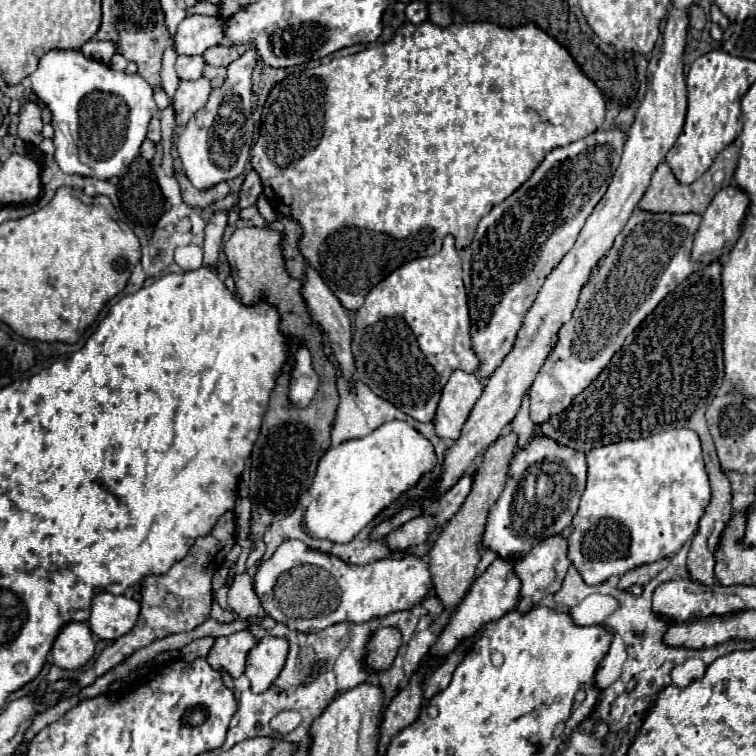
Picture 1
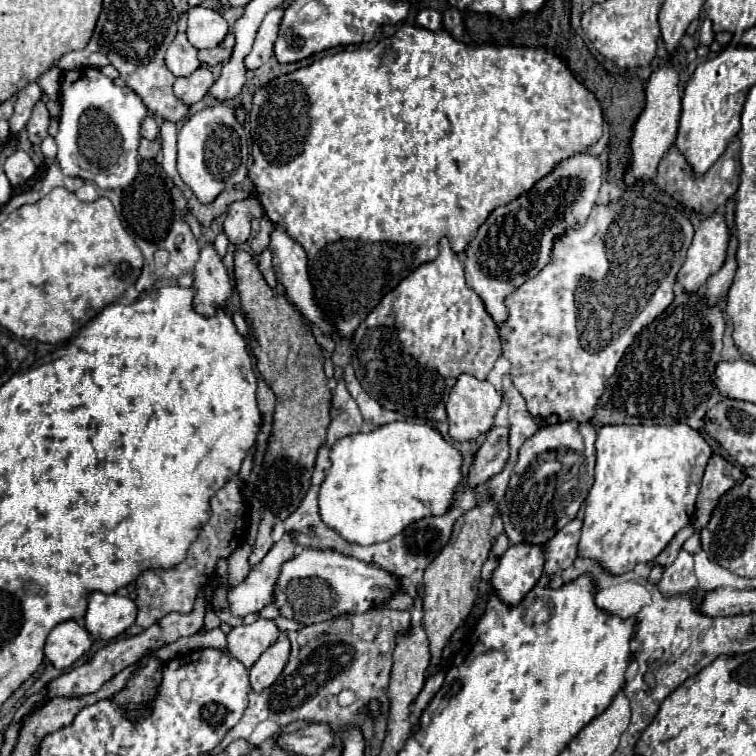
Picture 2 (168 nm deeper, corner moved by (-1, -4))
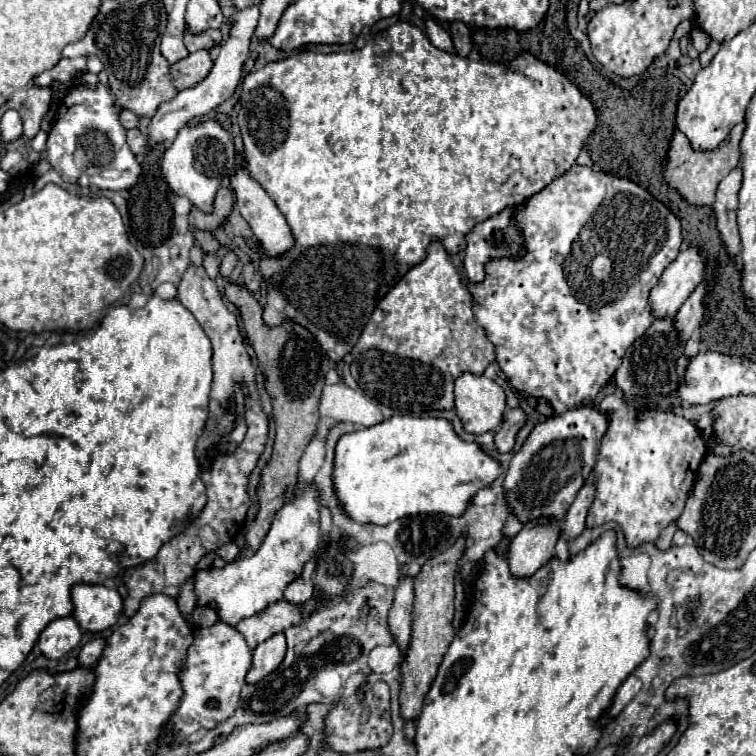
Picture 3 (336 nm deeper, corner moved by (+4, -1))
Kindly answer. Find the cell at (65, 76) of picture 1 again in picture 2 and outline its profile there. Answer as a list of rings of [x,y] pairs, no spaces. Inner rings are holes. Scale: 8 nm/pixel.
[[[100,69],[70,70],[64,74],[60,84],[62,94],[62,114],[60,114],[60,130],[56,134],[58,144],[58,166],[66,176],[90,180],[98,187],[126,188],[138,174],[138,142],[140,142],[140,122],[148,114],[148,108],[140,100],[140,96],[128,86],[116,86],[110,78],[106,78]]]

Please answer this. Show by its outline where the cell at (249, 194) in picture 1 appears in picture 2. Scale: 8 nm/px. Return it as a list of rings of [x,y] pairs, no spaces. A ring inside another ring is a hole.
[[[238,188],[230,190],[230,194],[228,194],[228,190],[224,190],[224,194],[220,194],[212,204],[202,204],[202,202],[198,202],[198,200],[192,196],[192,198],[188,200],[188,210],[192,212],[192,216],[194,216],[202,226],[210,226],[220,214],[226,212],[228,204],[232,204],[232,202],[236,202],[236,200],[246,200],[246,198],[248,198],[248,190],[238,190]]]

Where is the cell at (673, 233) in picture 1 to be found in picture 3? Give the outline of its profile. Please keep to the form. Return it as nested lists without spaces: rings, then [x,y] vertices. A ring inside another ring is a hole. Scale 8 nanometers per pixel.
[[[581,165],[571,167],[565,175],[561,175],[559,179],[549,183],[545,189],[541,189],[539,193],[529,197],[525,201],[525,209],[521,213],[517,213],[515,219],[517,219],[519,229],[523,231],[523,235],[527,239],[527,253],[519,261],[499,259],[499,261],[487,263],[485,281],[477,283],[477,285],[471,285],[471,293],[477,299],[475,319],[487,331],[487,339],[491,339],[491,343],[495,345],[497,363],[499,363],[501,371],[507,375],[509,383],[517,391],[525,391],[525,393],[533,395],[535,399],[547,399],[551,403],[551,407],[555,409],[555,413],[563,413],[563,411],[569,411],[569,409],[575,409],[575,407],[583,407],[585,401],[587,403],[595,401],[597,393],[615,375],[625,351],[655,321],[653,311],[649,307],[649,293],[657,285],[665,267],[677,257],[677,253],[681,249],[681,243],[683,243],[681,223],[661,201],[657,201],[653,195],[649,195],[639,185],[635,185],[627,179],[615,179],[609,173],[595,173],[589,167],[581,167]]]

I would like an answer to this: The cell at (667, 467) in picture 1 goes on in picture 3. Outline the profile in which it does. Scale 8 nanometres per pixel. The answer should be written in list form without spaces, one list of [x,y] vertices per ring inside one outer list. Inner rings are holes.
[[[607,395],[599,403],[599,411],[609,417],[609,427],[599,447],[595,499],[585,527],[593,529],[605,523],[617,523],[627,547],[635,549],[643,543],[653,543],[669,523],[681,517],[689,491],[693,489],[693,471],[707,455],[707,443],[685,417],[667,411],[637,413],[619,395]]]

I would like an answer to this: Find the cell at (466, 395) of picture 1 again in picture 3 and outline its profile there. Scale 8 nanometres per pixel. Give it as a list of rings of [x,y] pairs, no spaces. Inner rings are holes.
[[[463,373],[455,381],[455,413],[467,433],[495,431],[505,413],[505,391],[485,375]]]

